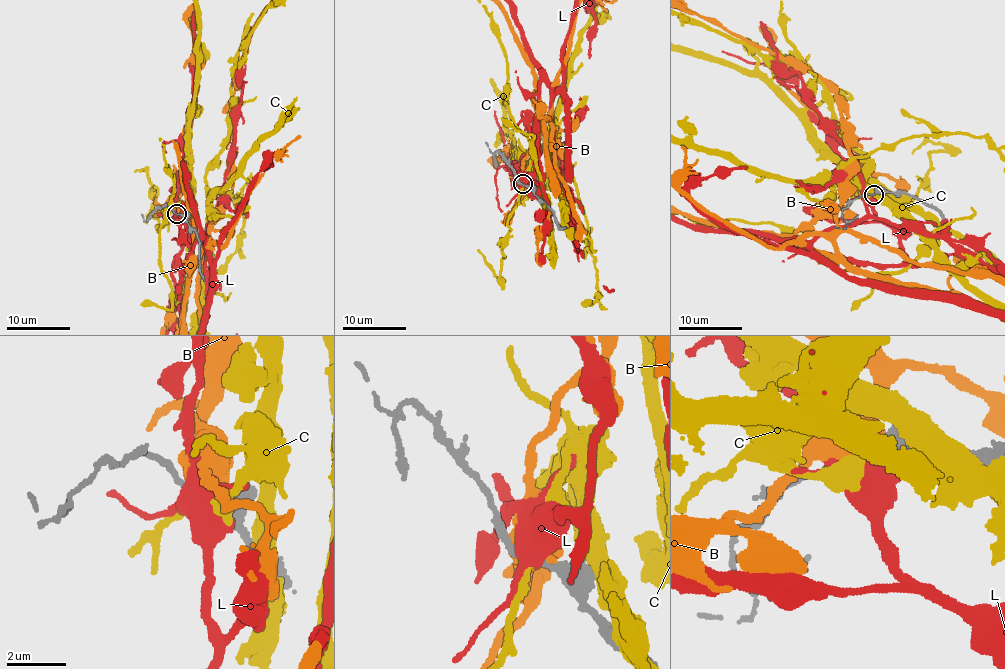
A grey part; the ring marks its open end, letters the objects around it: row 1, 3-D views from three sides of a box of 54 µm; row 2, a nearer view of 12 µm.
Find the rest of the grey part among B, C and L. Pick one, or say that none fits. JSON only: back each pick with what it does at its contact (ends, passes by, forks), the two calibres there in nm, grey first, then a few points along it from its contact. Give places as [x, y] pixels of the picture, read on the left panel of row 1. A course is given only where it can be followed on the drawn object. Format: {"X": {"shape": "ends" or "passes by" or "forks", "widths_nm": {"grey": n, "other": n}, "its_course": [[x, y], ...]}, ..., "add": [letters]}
{"L": {"shape": "passes by", "widths_nm": {"grey": 200, "other": 700}}, "add": ["L"]}

